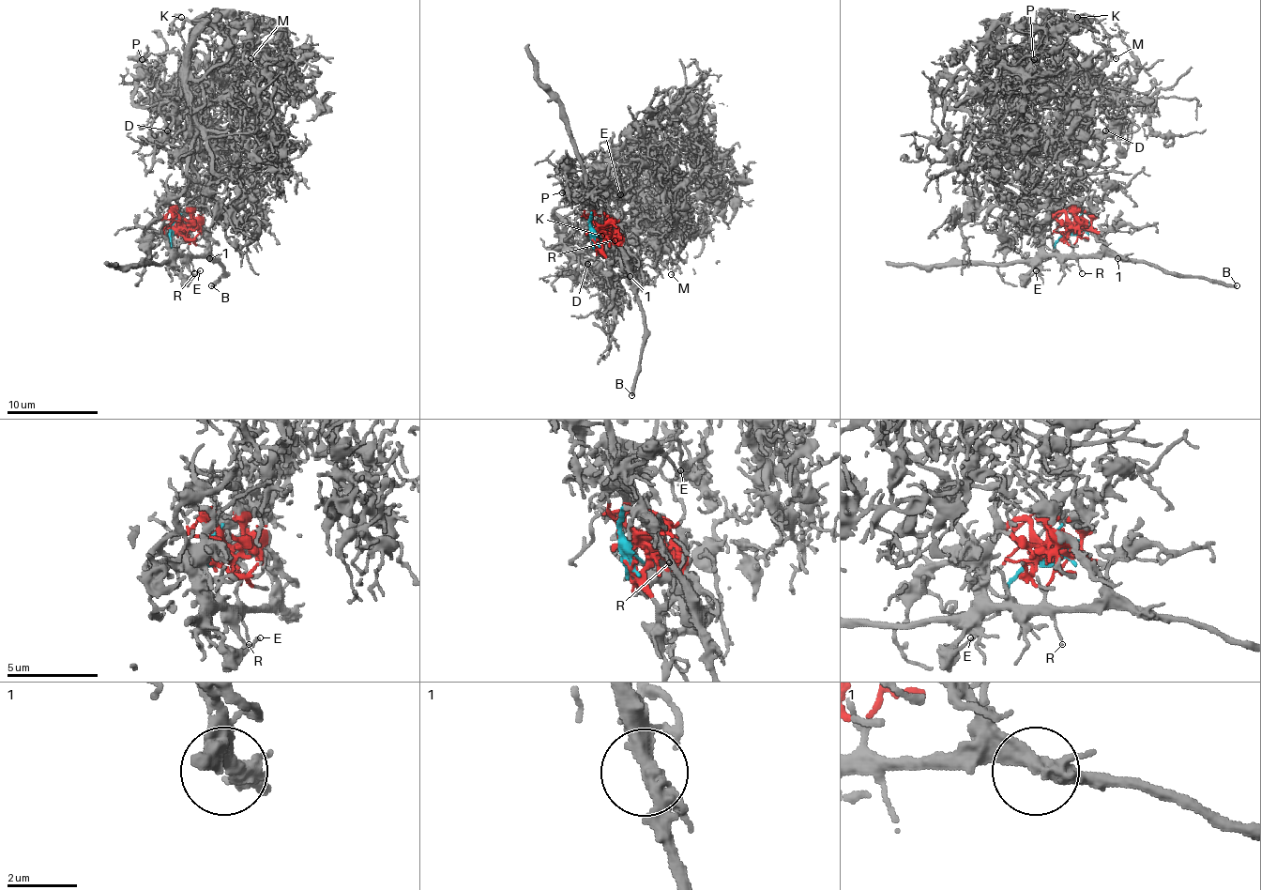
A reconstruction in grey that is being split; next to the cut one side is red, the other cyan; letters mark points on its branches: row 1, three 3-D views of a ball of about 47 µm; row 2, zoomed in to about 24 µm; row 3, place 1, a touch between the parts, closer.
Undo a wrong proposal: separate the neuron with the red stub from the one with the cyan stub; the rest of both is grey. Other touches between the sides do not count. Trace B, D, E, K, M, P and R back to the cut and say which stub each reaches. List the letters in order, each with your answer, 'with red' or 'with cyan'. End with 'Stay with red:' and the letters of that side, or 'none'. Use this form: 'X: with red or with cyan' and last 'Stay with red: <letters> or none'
B: with cyan
D: with red
E: with cyan
K: with red
M: with red
P: with red
R: with cyan
Stay with red: D, K, M, P

